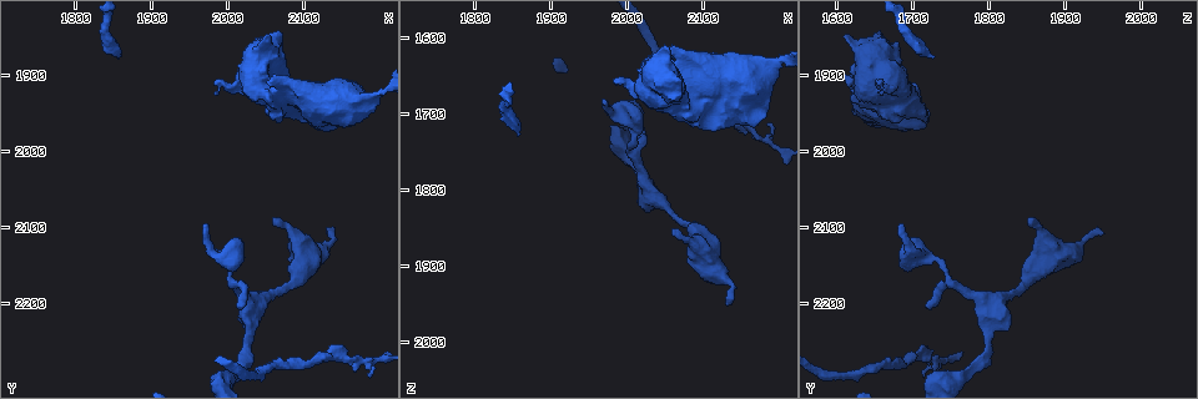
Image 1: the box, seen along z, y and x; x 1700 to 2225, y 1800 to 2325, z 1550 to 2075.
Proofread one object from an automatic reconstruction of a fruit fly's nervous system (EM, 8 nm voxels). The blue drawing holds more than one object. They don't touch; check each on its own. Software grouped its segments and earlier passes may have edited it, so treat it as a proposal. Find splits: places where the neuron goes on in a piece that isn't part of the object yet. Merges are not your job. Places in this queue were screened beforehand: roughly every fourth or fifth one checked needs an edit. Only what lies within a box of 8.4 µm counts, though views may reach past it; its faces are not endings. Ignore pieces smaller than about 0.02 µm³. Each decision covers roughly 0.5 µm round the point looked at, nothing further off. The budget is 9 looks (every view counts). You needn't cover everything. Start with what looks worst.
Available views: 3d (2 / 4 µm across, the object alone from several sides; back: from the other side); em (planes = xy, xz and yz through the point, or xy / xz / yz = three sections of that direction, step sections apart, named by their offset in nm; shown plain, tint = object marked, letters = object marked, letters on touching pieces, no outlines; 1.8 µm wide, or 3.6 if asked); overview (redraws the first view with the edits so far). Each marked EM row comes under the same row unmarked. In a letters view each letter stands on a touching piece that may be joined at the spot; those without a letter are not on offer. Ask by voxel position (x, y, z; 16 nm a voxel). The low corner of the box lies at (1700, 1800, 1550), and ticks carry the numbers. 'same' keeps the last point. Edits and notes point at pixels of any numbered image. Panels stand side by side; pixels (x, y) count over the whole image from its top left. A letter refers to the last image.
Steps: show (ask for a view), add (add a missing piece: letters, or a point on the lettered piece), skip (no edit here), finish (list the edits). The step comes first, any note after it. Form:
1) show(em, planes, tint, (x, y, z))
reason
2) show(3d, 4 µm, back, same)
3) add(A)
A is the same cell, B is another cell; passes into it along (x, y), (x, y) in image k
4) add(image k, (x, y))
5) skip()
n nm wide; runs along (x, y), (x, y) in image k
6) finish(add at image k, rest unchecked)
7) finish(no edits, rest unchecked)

show(3d, 4 µm, (1965, 2095, 1690))
branch stops here

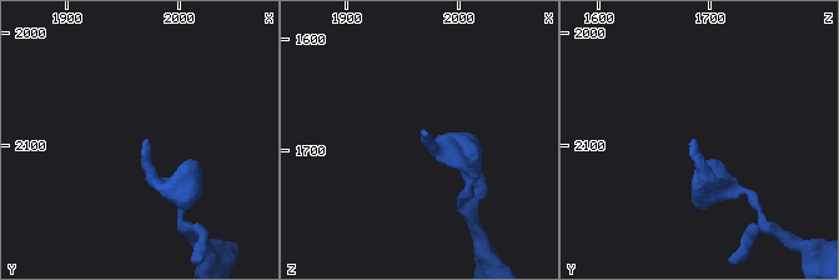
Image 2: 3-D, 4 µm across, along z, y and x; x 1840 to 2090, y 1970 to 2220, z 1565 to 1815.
show(em, 3.6 µm, planes, letters, (1968, 2096, 1684))
shape alone is not enough

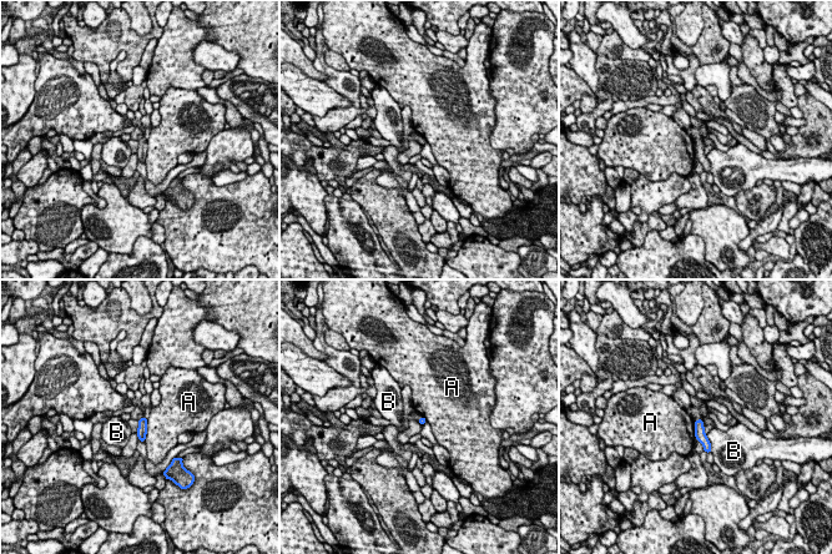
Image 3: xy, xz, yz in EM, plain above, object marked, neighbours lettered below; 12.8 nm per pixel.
skip()
A and B are other cells; runs along (697, 423), (699, 433), (707, 448) in image 3; none of them fits

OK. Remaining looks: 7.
show(3d, 4 µm, back, (2010, 2205, 1720))
an open end

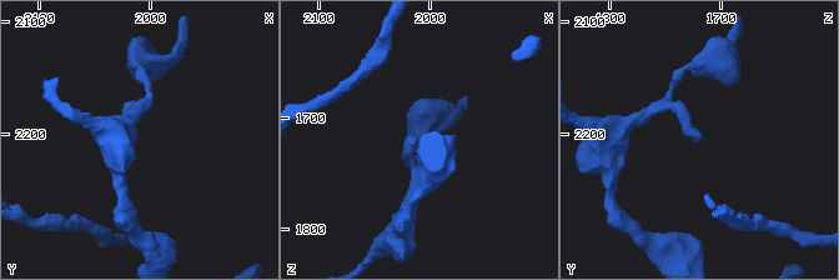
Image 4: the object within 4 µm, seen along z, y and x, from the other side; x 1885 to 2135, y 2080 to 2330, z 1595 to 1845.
show(em, xz, step 16, tint, (2010, 2204, 1720))
shape alone is not enough

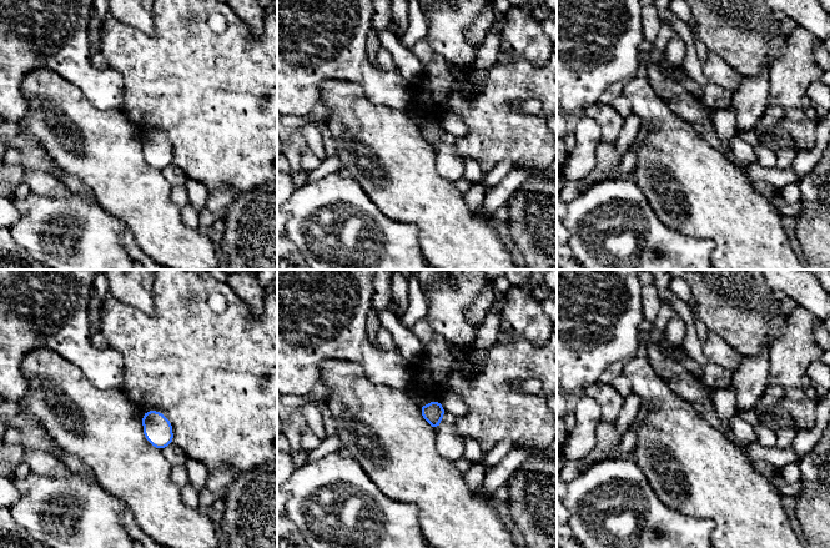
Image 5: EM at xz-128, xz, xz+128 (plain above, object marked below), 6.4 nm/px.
show(em, xz, step 16, letters, same)
what lies round it

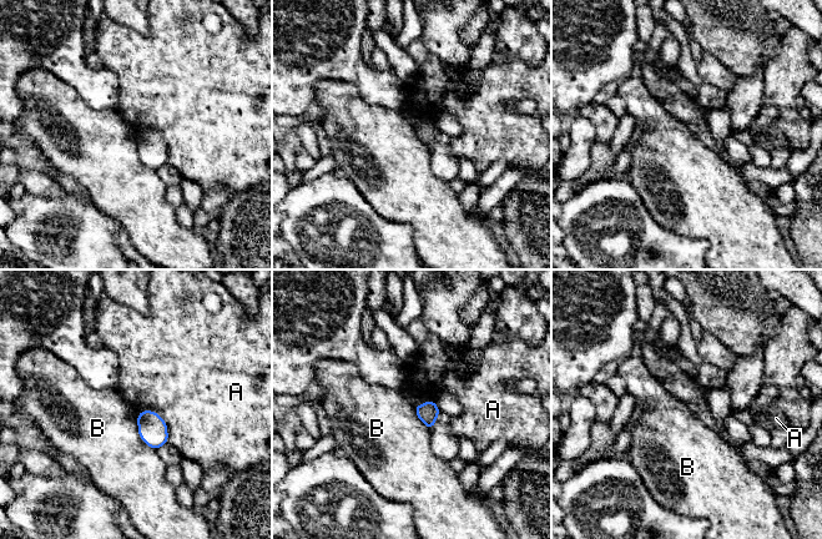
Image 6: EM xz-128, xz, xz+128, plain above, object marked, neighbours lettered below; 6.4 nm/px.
skip()
A and B are other cells; border along (137, 414), (137, 434), (156, 451) in image 6; none of them fits

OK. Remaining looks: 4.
show(em, planes, tint, (2050, 1850, 1610))
stops while still wide

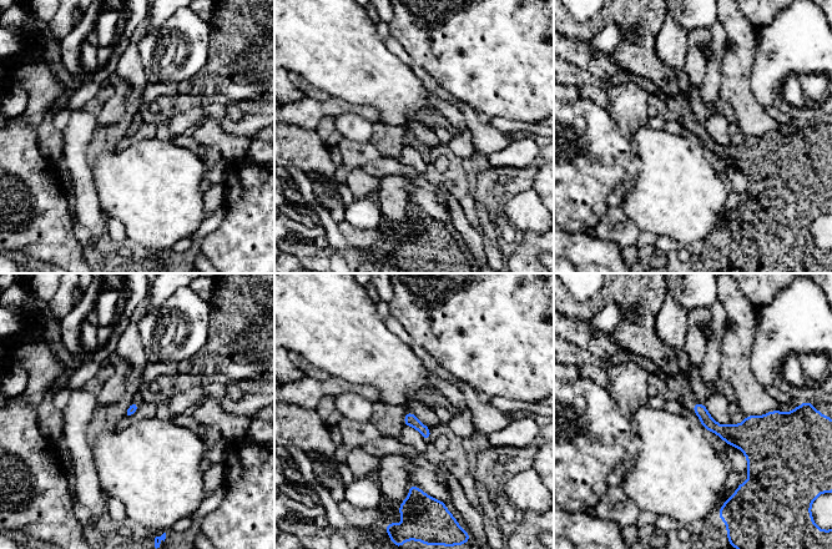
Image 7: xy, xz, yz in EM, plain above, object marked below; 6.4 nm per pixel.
show(em, planes, letters, same)

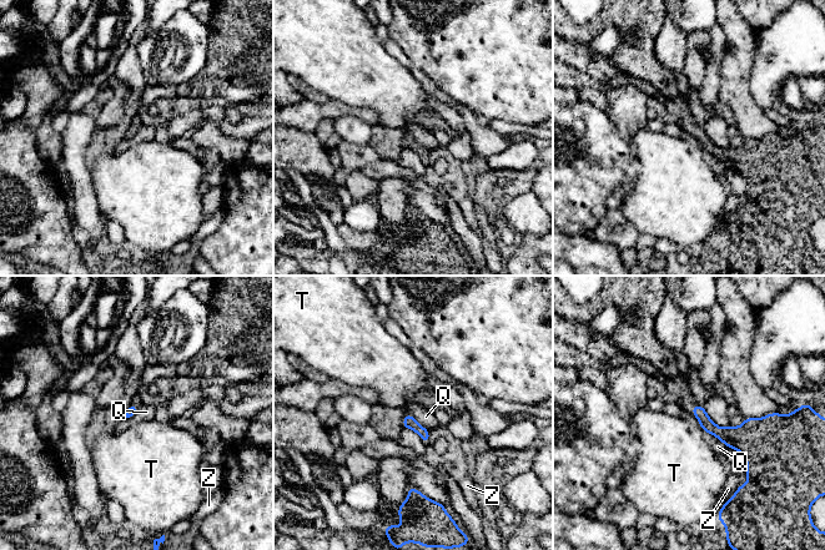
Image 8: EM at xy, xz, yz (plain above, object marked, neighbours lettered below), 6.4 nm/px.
skip()
Q, T and Z are other cells; border along (704, 430), (715, 435), (727, 447) in image 8; none of them fits

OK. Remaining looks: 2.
show(3d, 2 µm, (2125, 2110, 1955))
branch stops here

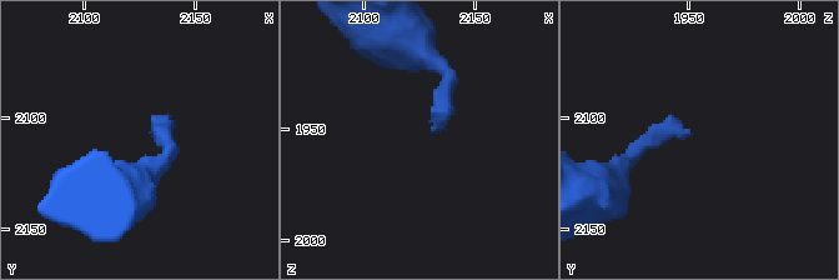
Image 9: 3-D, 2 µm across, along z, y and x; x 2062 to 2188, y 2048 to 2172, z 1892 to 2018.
show(em, planes, letters, (2131, 2108, 1950))
now the EM

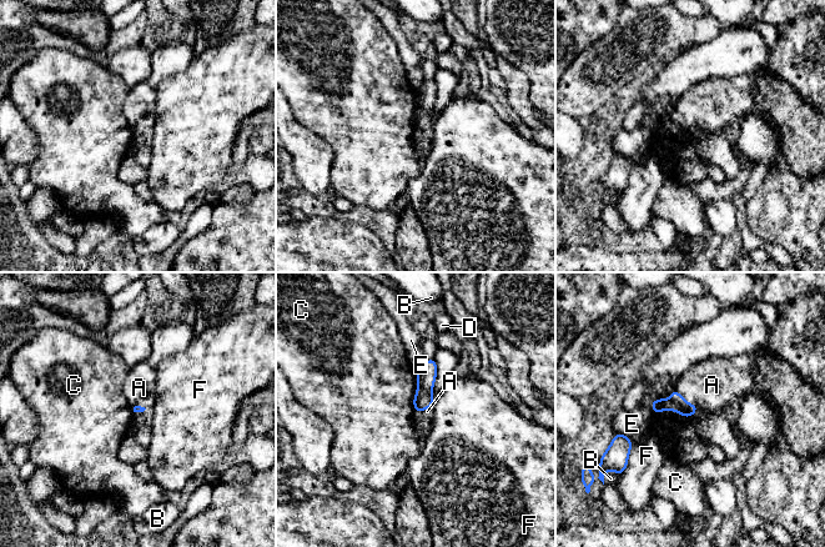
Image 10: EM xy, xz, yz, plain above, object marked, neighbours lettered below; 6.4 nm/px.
add(A)
C touches over 280 nm; A is the same cell, B, C, D, E and F are other cells; passes into it along (682, 406), (685, 400), (712, 385) in image 10; the neuron continues

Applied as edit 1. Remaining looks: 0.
finish(add at image 10, rest unchecked)

